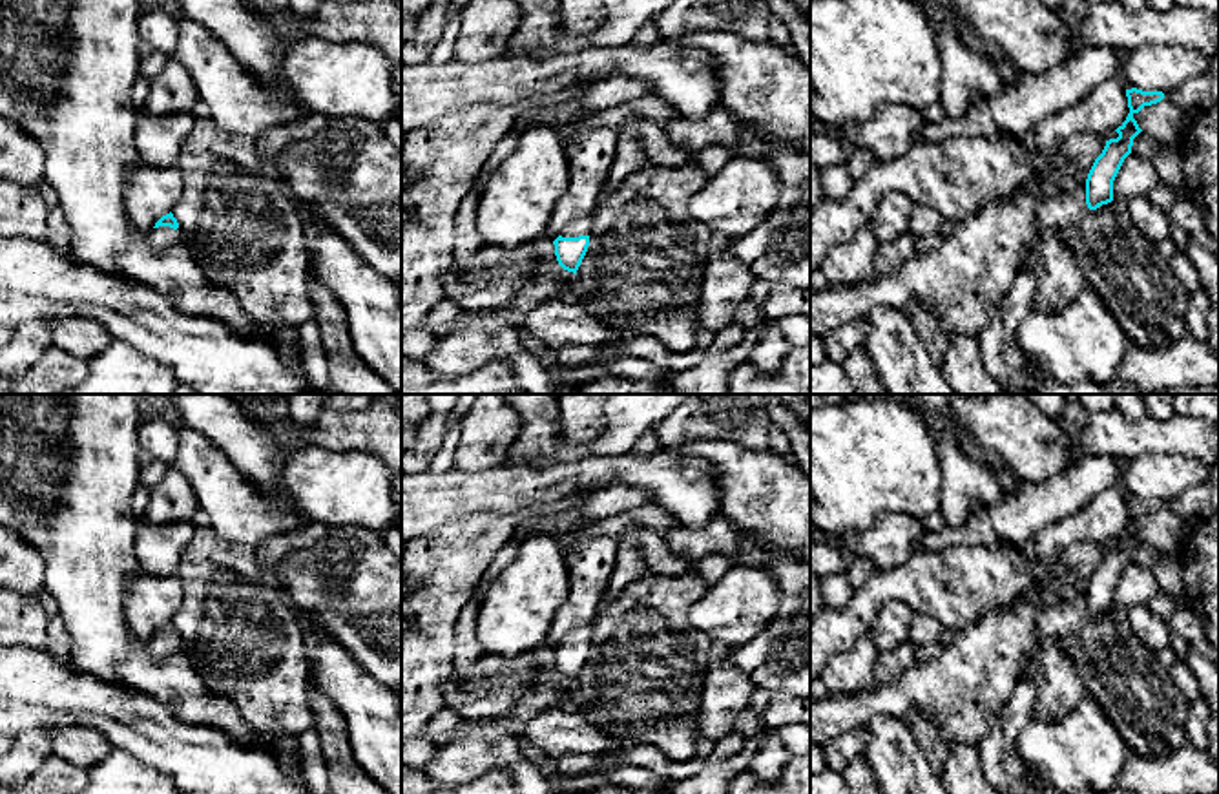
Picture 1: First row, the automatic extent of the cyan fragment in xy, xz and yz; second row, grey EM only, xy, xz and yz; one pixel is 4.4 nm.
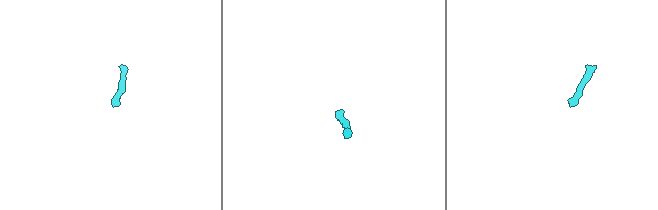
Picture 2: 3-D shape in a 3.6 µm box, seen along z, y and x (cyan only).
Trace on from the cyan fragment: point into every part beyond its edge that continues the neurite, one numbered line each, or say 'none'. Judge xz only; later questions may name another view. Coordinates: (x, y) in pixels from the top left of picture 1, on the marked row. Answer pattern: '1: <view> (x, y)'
1: xz (577, 227)

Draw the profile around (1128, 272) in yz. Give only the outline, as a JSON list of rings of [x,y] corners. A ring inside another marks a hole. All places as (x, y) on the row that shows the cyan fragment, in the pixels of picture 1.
[[[1073,135],[1042,170],[995,203],[1018,192],[1037,192],[1047,177],[1075,166],[1078,184],[1038,204],[1040,230],[1058,230],[1058,239],[1080,259],[1088,287],[1115,314],[1130,341],[1148,349],[1166,347],[1190,334],[1190,298],[1175,279],[1170,259],[1128,221],[1120,206],[1088,208],[1086,179],[1104,146],[1106,137]]]

